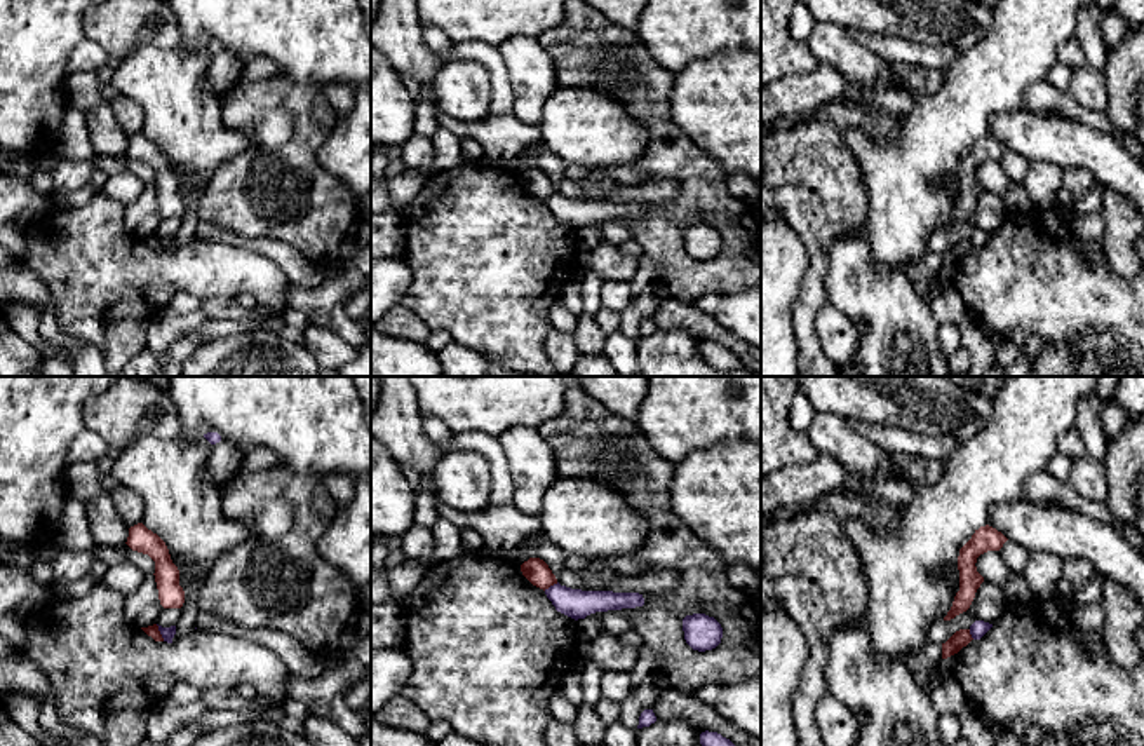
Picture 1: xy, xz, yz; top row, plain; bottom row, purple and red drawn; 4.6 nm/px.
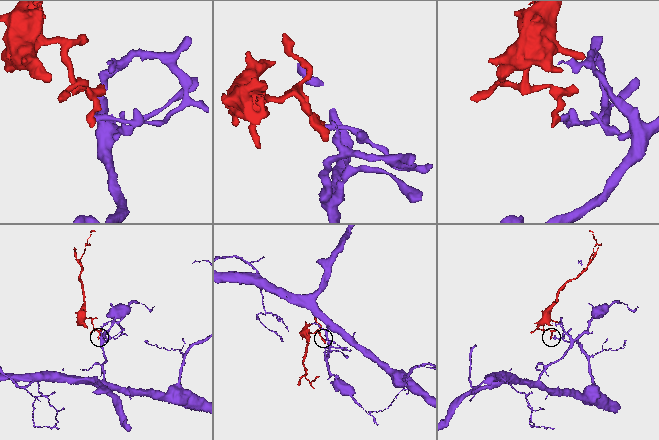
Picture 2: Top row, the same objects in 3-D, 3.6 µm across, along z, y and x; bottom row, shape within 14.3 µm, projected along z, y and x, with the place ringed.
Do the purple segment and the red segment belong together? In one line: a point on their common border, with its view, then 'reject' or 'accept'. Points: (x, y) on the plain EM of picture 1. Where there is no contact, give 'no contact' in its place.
meets purple in xy at (161, 243); reject

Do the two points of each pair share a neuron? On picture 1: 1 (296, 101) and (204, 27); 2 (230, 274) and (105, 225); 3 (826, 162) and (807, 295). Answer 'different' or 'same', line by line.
1: different
2: same
3: same

